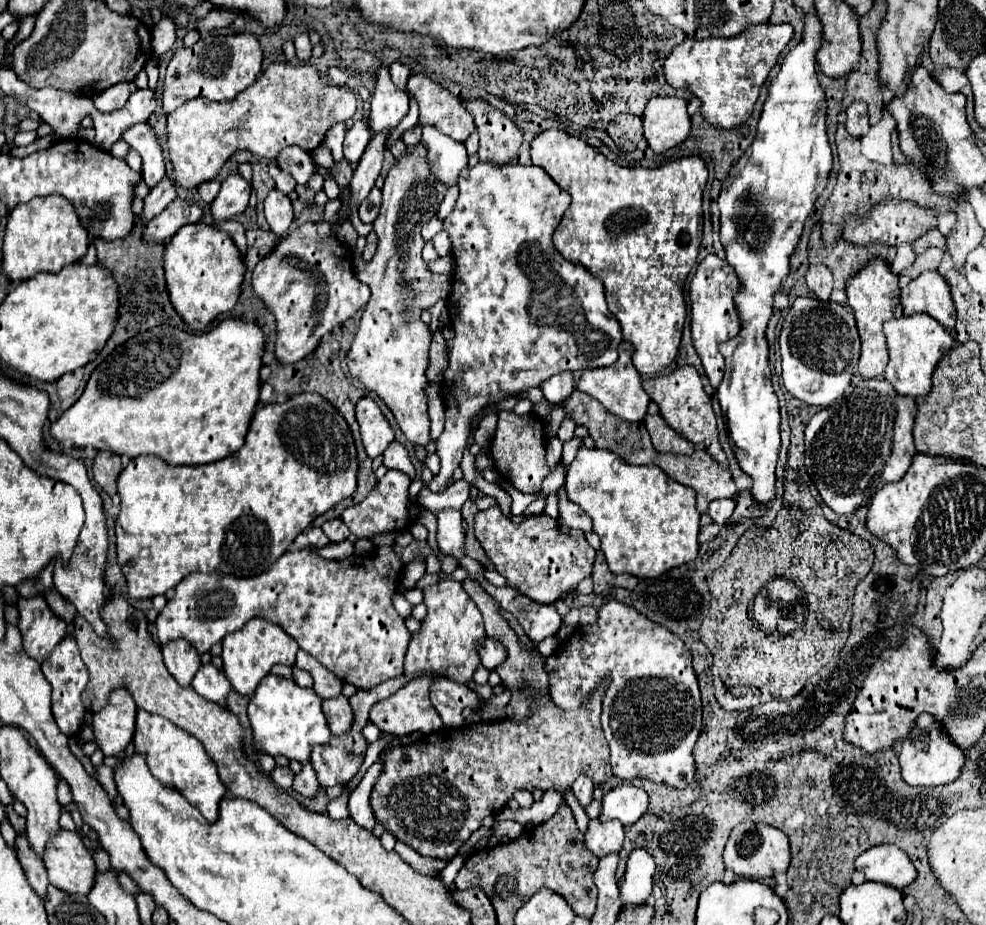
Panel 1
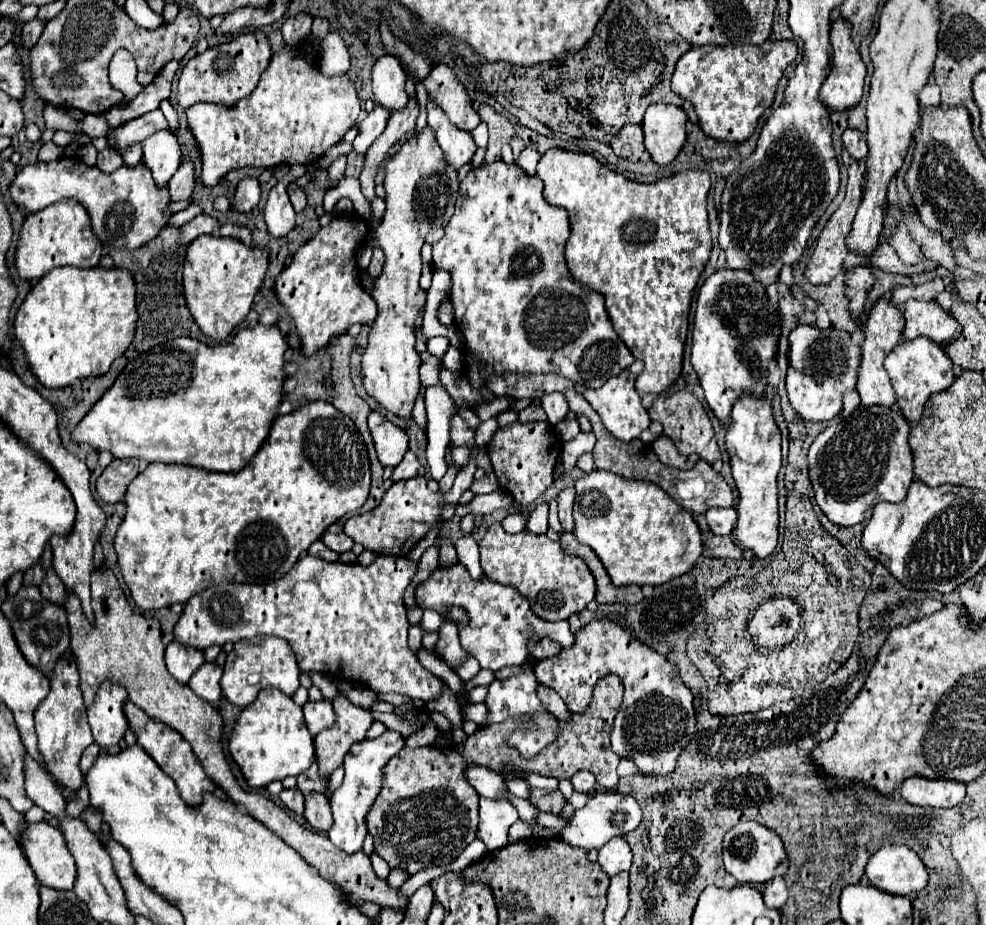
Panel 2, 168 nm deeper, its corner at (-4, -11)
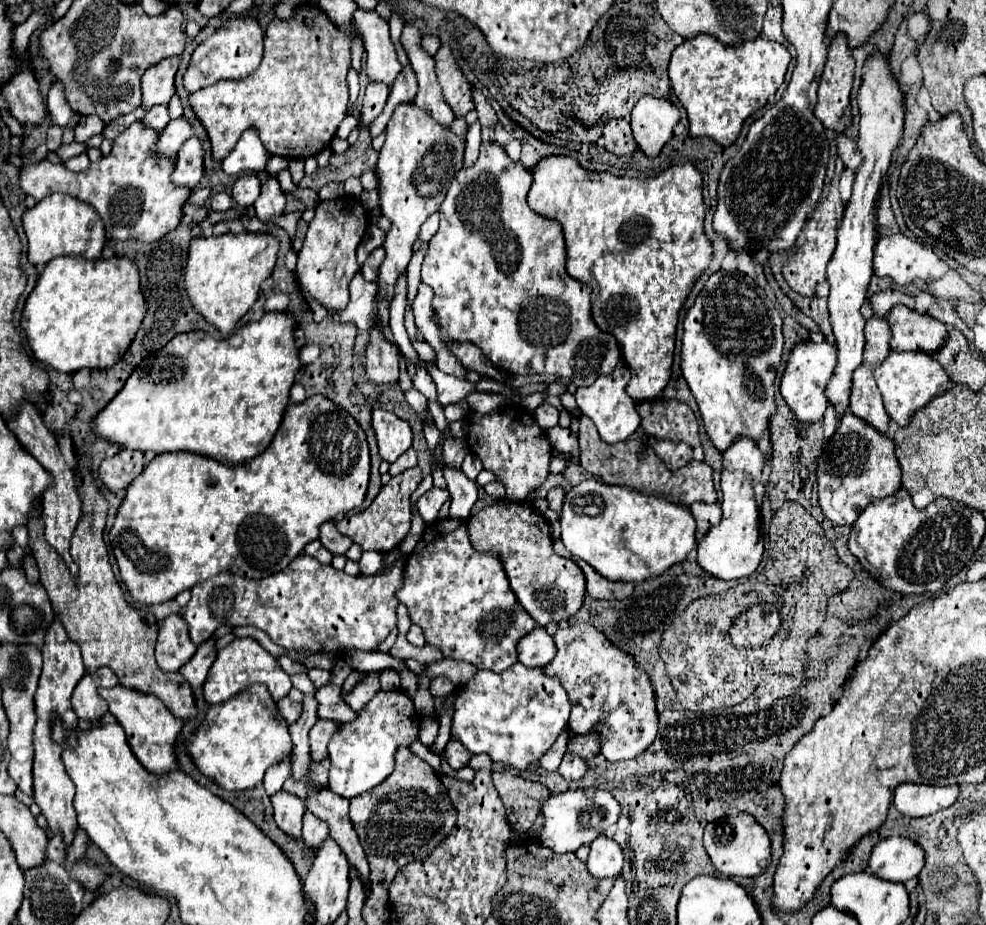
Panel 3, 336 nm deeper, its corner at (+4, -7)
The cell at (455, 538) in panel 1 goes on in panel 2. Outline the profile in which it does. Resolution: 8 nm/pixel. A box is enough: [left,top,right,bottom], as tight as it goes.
[344,455,476,555]

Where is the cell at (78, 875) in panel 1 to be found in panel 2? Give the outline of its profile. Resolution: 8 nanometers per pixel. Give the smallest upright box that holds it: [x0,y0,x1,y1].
[22,821,76,891]

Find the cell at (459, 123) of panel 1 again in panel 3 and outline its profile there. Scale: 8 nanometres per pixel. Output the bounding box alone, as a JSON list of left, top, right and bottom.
[434,45,474,117]

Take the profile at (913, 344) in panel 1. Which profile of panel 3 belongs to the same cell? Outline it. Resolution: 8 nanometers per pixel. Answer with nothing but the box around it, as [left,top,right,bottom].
[874,353,950,427]

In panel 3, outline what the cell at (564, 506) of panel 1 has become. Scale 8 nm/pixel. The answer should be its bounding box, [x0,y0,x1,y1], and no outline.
[546,487,564,511]

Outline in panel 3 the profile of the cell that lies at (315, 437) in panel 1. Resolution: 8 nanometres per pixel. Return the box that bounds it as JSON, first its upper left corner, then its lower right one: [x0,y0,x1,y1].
[108,395,370,605]

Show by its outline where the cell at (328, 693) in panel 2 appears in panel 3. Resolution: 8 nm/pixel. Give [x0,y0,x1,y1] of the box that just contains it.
[278,655,306,675]

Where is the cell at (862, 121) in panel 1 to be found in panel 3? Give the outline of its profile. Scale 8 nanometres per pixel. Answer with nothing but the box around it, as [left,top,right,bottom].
[838,135,862,171]

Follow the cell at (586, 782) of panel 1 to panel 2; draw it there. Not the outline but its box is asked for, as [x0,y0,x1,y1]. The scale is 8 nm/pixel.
[572,771,596,793]

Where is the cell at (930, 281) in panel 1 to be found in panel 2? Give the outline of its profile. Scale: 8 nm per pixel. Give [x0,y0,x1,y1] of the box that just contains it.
[904,301,962,343]

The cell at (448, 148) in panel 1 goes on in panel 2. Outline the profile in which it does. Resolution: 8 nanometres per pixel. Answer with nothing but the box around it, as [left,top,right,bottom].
[428,101,476,169]

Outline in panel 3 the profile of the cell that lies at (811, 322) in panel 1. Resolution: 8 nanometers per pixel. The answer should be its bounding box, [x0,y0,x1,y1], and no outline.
[780,341,836,423]

